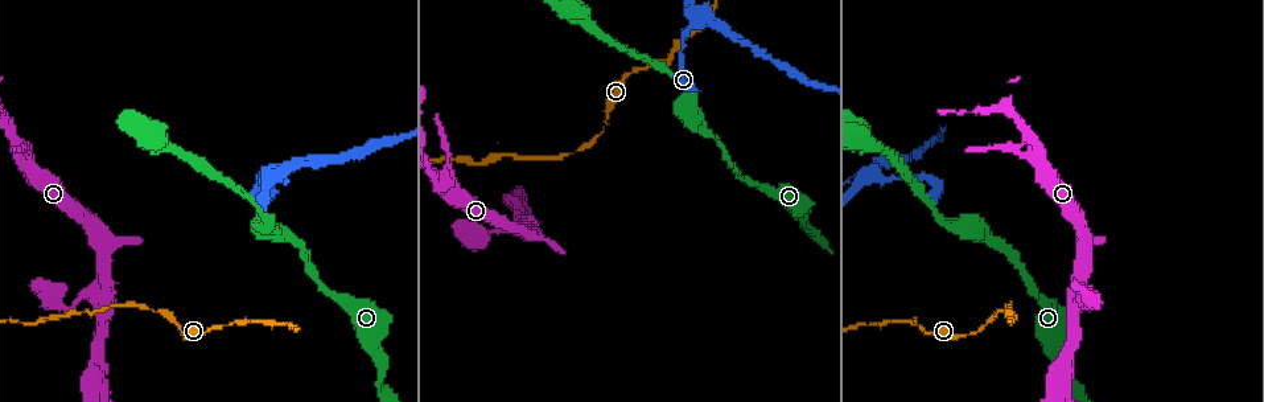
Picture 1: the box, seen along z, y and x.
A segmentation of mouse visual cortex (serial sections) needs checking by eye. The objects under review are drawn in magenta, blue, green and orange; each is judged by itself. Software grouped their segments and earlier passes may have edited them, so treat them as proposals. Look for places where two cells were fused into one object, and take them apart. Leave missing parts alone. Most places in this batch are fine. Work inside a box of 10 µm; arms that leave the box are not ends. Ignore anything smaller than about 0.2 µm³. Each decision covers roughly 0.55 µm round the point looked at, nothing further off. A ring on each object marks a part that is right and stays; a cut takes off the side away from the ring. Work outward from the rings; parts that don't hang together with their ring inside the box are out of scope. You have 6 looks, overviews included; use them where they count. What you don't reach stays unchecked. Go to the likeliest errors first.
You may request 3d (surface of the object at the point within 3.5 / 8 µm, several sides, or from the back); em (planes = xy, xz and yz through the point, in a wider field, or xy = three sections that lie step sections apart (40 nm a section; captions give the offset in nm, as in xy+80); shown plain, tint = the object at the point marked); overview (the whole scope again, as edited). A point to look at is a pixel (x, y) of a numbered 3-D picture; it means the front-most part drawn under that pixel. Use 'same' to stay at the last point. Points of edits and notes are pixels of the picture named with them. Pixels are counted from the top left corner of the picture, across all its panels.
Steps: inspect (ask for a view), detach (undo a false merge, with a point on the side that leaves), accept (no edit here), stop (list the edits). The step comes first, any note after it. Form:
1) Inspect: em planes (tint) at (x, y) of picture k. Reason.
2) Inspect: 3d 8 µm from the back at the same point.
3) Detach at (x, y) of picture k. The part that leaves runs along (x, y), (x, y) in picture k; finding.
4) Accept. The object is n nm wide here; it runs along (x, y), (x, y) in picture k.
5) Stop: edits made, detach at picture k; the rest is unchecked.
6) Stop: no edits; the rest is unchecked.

Inspect: 3d 8 µm at (275, 171) of picture 1. Sharp bend.

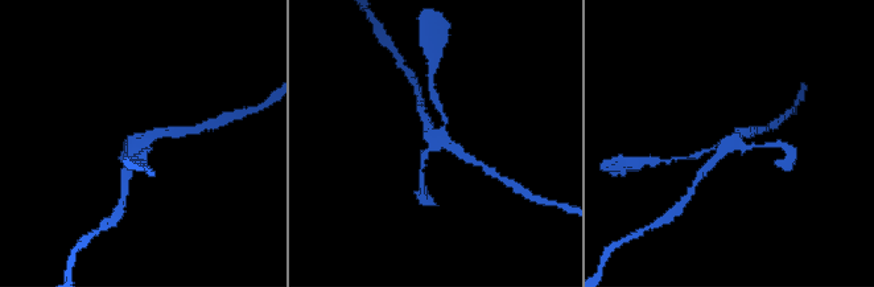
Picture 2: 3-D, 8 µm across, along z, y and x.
Inspect: 3d 3.5 µm at the same point.

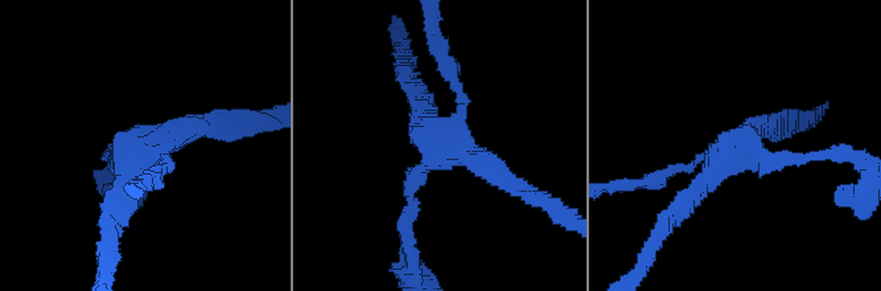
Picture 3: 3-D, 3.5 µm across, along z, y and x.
Accept. All the same cell.

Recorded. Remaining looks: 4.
Inspect: 3d 8 µm at (103, 301) of picture 1. A fork.

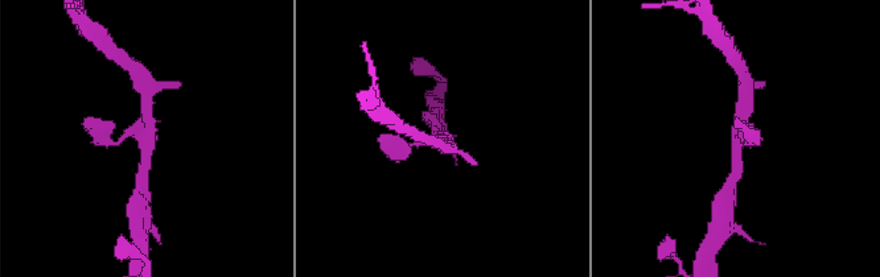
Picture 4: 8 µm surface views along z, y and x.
Inspect: 3d 3.5 µm at the same point. Zoom in.

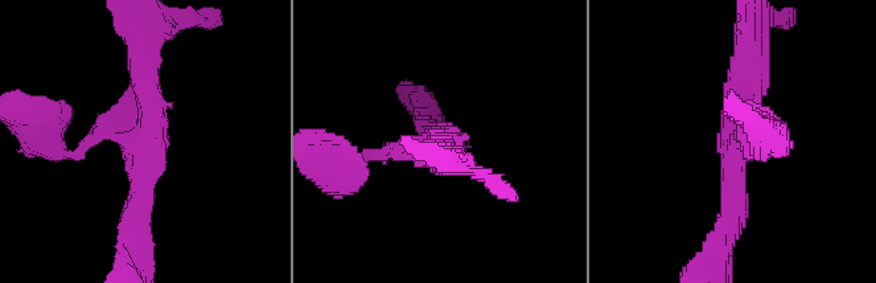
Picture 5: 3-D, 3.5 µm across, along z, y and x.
Inspect: em xy step 5 (tint) at (150, 145) of picture 5. 3 arms meet here; the arms are 150, 350, 350 nm wide; now the EM.

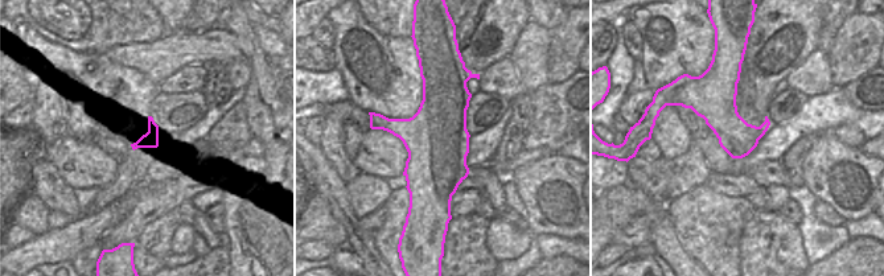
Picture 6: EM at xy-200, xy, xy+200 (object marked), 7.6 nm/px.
Accept. It runs along (748, 54), (737, 86), (728, 225) in picture 5; one cell here.

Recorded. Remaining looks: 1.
Stop: no edits; the rest is unchecked.

